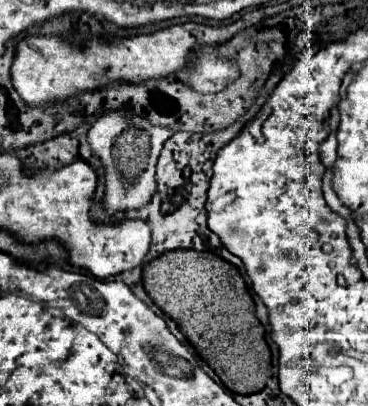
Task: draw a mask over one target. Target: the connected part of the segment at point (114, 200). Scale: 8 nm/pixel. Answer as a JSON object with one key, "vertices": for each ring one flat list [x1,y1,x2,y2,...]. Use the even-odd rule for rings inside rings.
{"vertices":[[107,112,99,120,93,122,89,130,89,144,95,156,99,156,105,168,105,198,103,210,109,214,139,210,147,206,157,192,157,158,163,148,163,142,173,132,161,126,149,124,141,116,121,114,121,112]]}

